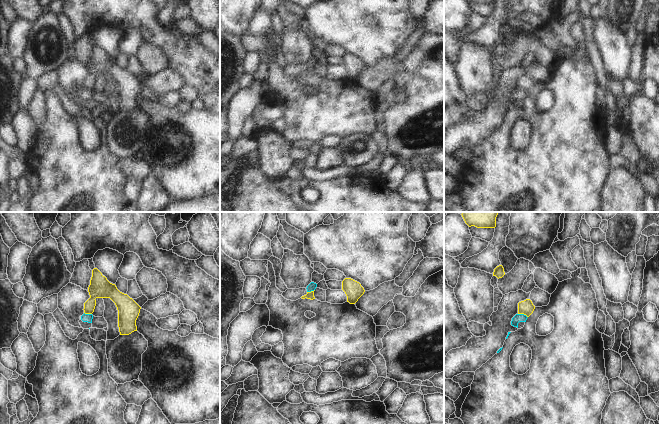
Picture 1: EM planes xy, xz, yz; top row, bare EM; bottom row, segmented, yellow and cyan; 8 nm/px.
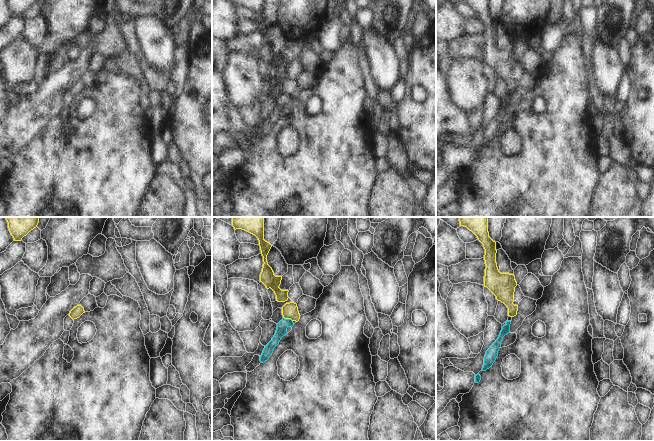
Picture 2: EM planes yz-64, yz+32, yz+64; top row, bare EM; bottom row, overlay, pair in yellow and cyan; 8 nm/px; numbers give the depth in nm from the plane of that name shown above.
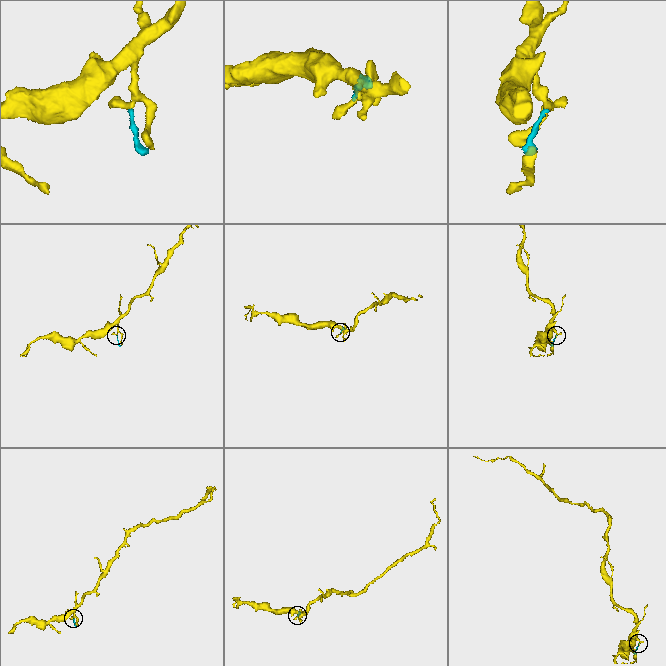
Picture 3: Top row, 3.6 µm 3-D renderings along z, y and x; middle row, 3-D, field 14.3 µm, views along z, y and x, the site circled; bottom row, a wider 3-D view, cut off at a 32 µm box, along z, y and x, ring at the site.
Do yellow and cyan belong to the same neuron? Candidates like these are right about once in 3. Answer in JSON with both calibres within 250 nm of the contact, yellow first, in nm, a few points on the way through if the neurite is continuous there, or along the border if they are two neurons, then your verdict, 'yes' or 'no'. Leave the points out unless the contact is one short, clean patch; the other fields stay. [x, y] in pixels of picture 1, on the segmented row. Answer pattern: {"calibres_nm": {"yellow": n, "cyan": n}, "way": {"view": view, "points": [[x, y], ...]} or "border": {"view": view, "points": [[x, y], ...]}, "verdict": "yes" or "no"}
{"calibres_nm": {"yellow": 120, "cyan": 70}, "border": {"view": "yz", "points": [[518, 313], [523, 313], [527, 317]]}, "verdict": "no"}

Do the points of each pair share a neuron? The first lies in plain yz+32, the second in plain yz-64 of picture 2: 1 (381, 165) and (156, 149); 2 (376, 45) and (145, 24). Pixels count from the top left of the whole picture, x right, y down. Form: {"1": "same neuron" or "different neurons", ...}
{"1": "different neurons", "2": "same neuron"}

